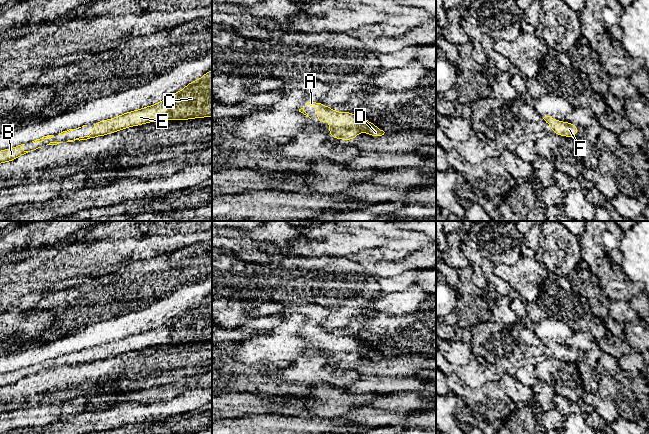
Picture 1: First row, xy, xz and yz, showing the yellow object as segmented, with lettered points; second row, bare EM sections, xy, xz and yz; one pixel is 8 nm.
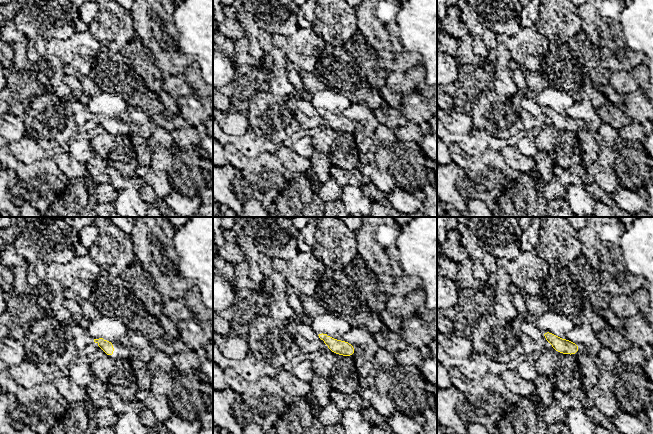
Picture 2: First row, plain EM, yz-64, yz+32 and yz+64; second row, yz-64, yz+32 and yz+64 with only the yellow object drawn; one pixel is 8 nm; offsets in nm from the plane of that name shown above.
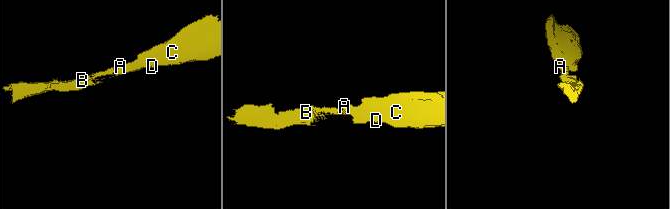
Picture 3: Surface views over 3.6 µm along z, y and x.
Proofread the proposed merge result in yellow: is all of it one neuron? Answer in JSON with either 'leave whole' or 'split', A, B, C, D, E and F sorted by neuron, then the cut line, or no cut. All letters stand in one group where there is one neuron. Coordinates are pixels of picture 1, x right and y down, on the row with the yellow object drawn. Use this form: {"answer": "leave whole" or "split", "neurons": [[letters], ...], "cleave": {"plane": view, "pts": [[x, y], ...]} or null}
{"answer": "leave whole", "neurons": [["A", "B", "C", "D", "E", "F"]], "cleave": null}

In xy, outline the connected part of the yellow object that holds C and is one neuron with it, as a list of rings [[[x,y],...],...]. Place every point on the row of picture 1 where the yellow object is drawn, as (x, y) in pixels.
[[[212,69],[200,79],[190,82],[181,91],[164,98],[157,104],[91,124],[94,127],[91,134],[75,140],[105,136],[155,121],[204,117],[212,117]]]

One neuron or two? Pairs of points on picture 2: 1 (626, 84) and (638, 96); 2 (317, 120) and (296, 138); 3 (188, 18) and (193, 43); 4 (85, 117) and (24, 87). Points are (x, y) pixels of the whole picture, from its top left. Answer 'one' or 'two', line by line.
1: two
2: one
3: one
4: two

